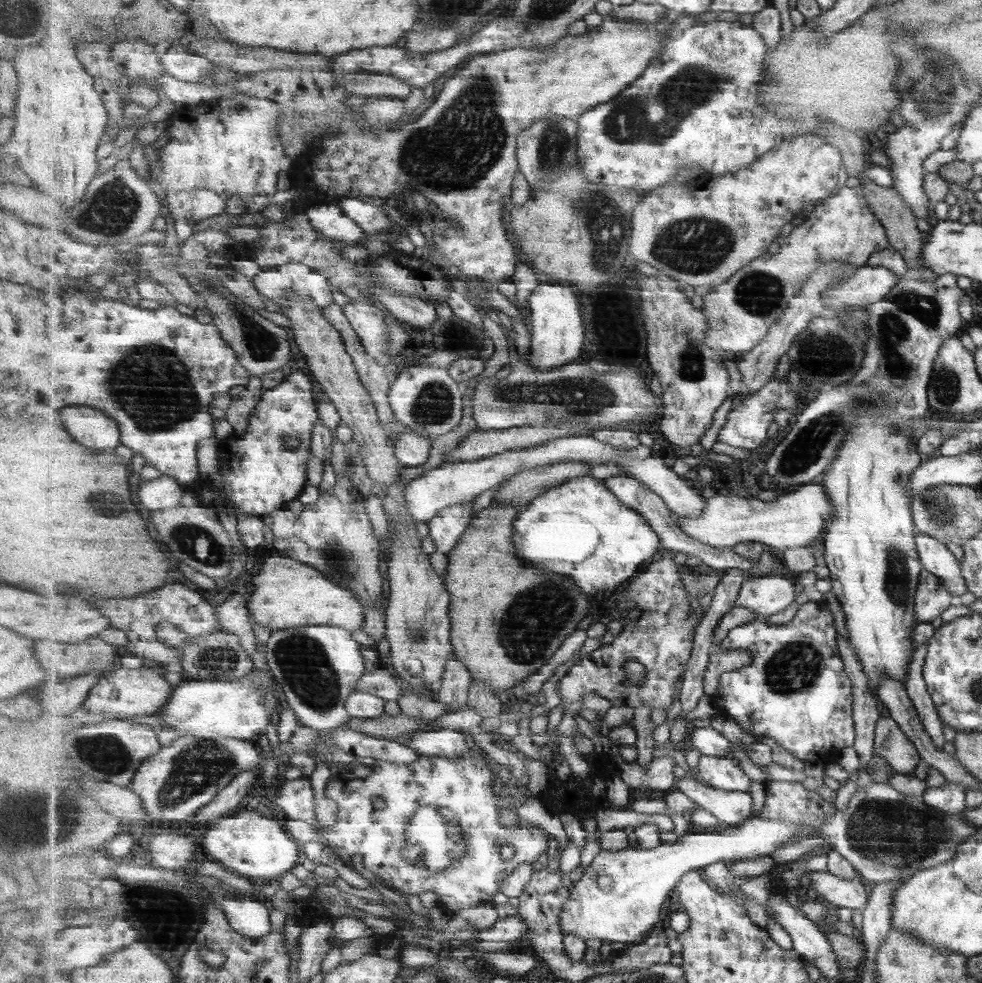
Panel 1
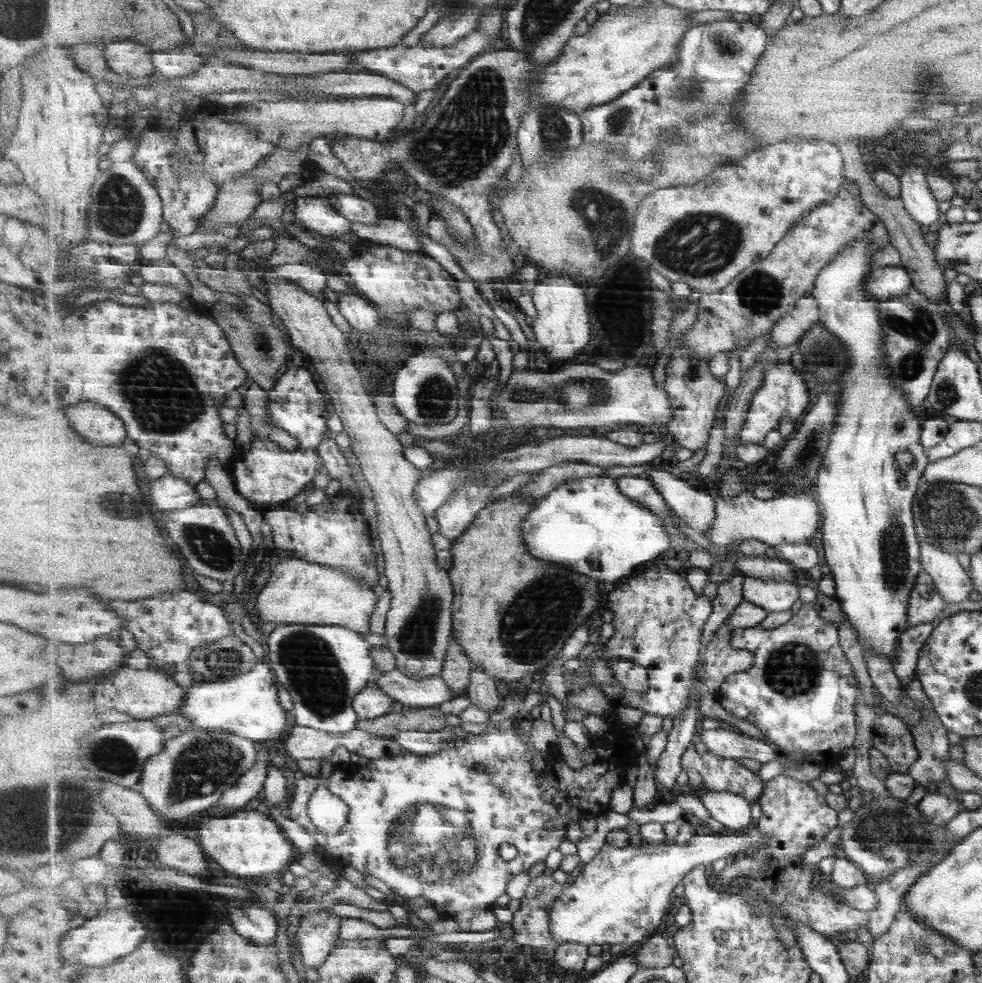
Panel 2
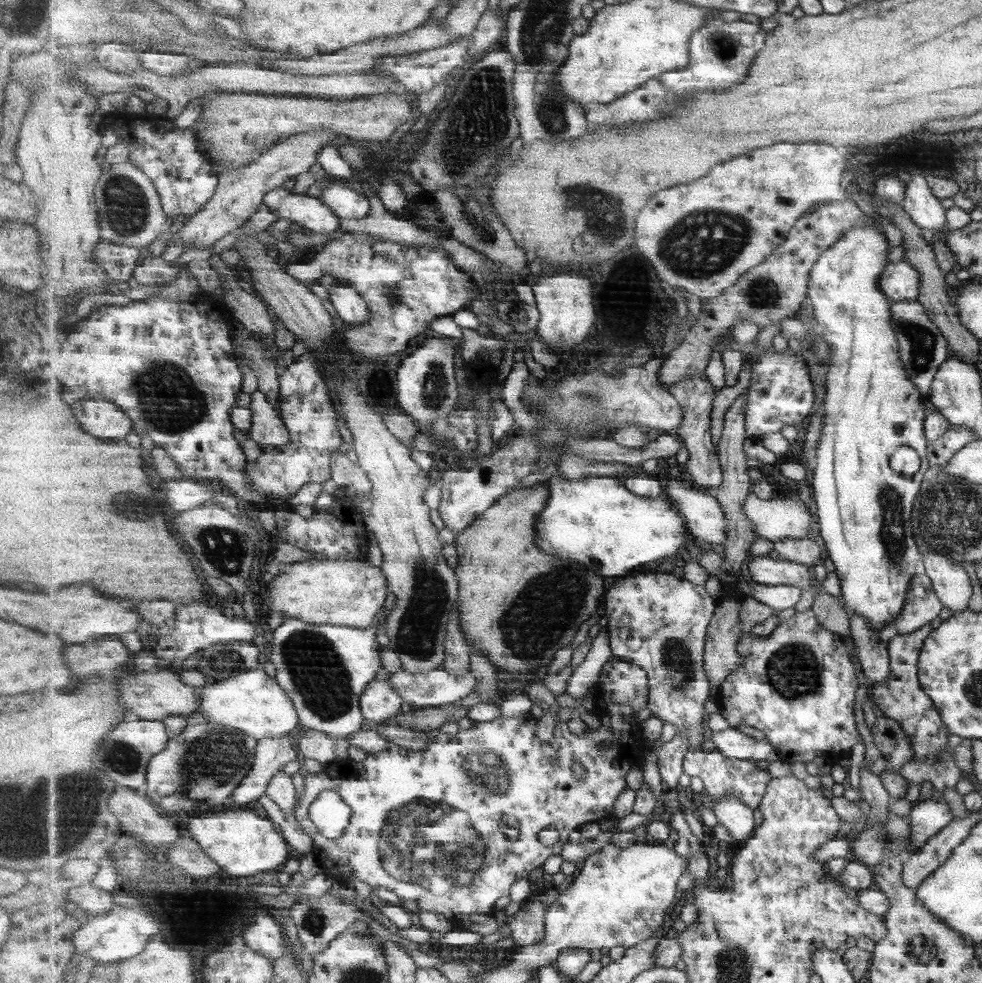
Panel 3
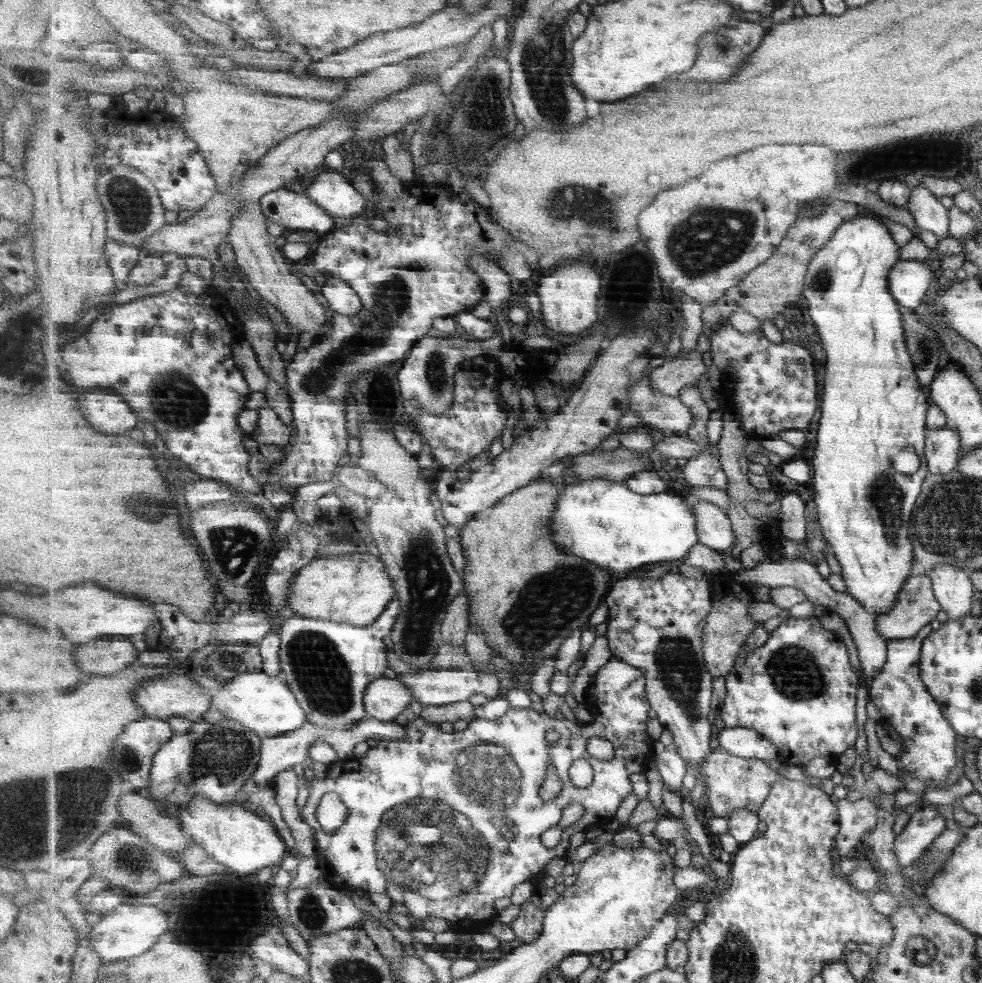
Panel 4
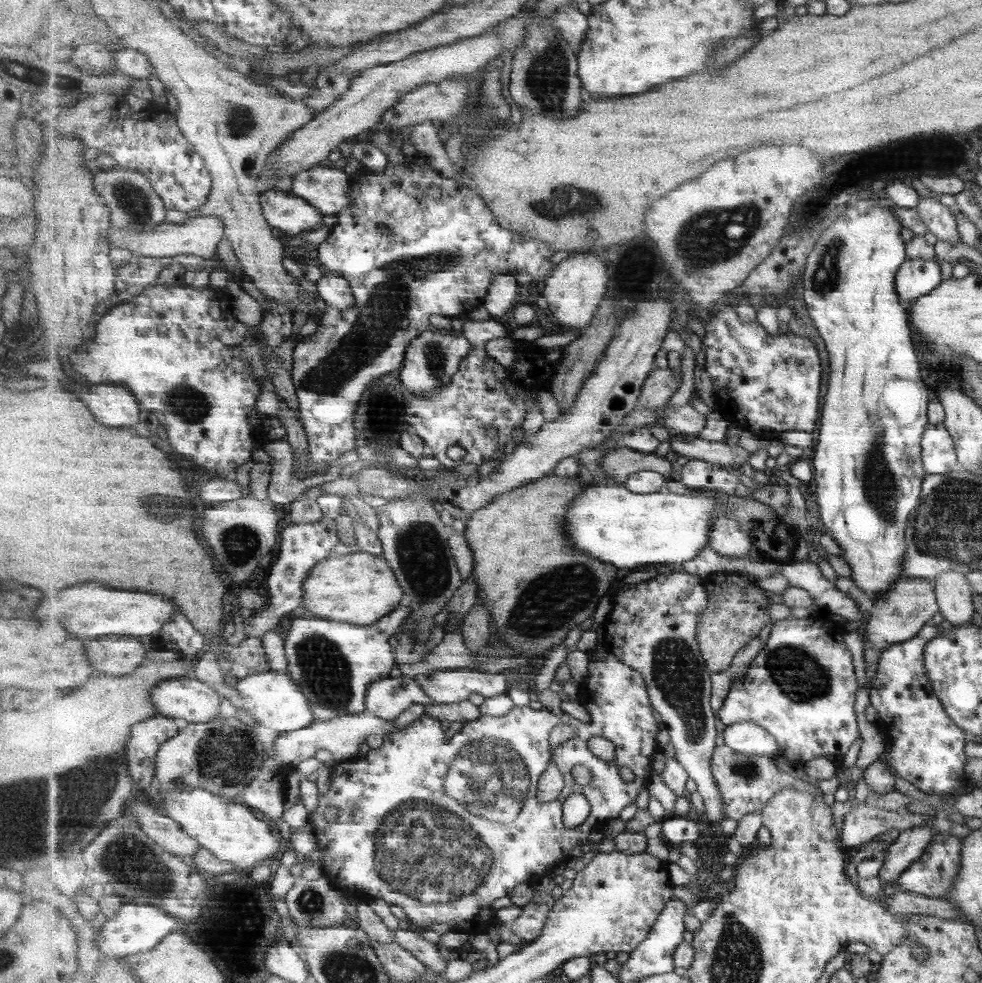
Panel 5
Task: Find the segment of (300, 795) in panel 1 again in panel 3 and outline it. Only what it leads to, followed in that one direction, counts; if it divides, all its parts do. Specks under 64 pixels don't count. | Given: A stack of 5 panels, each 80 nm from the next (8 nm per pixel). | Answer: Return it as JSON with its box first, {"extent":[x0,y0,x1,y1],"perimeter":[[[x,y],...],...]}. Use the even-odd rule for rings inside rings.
{"extent":[294,655,650,928],"perimeter":[[[617,655],[611,656],[609,662],[605,664],[602,670],[599,686],[597,687],[599,696],[603,698],[606,706],[598,713],[601,726],[595,730],[585,731],[581,735],[573,735],[567,729],[567,722],[558,721],[555,725],[554,737],[549,742],[539,741],[535,736],[535,726],[537,720],[529,711],[517,717],[499,717],[491,722],[473,722],[470,729],[459,729],[455,735],[446,734],[440,729],[426,732],[430,736],[430,744],[421,750],[409,750],[404,746],[399,746],[392,742],[390,750],[380,752],[379,754],[369,754],[364,761],[353,761],[347,759],[335,759],[333,766],[329,768],[329,772],[325,774],[310,774],[304,778],[304,794],[300,798],[296,806],[294,815],[298,824],[303,827],[307,834],[311,835],[314,840],[313,853],[319,857],[325,873],[333,880],[347,880],[349,874],[353,874],[356,879],[366,882],[374,888],[381,886],[393,891],[400,899],[415,900],[420,910],[428,910],[429,912],[439,912],[447,918],[455,928],[461,928],[462,922],[469,914],[481,913],[493,915],[497,910],[495,904],[499,898],[509,896],[511,886],[519,880],[530,876],[535,868],[542,868],[543,864],[549,860],[549,856],[553,854],[561,854],[563,846],[570,840],[570,834],[579,826],[587,824],[587,822],[596,822],[599,824],[603,819],[614,814],[614,804],[617,797],[627,788],[625,776],[629,774],[631,768],[640,768],[641,760],[646,754],[642,748],[640,724],[636,723],[636,712],[648,706],[648,696],[650,693],[650,678],[648,672],[635,663],[627,662],[620,659]],[[600,743],[604,743],[605,750],[600,749]],[[574,762],[580,762],[587,769],[587,778],[579,780],[573,776]],[[324,790],[334,790],[343,798],[347,809],[353,811],[350,825],[345,829],[344,835],[337,839],[328,839],[323,836],[317,825],[311,820],[309,811],[314,800]],[[545,828],[554,828],[559,832],[558,841],[554,845],[545,846],[539,840],[539,832]]]}

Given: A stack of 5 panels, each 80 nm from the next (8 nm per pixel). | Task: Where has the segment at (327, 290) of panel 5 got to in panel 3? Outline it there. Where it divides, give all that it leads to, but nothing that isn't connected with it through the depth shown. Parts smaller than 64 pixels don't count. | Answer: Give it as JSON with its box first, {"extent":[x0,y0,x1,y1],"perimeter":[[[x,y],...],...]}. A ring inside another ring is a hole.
{"extent":[328,283,370,324],"perimeter":[[[337,283],[328,290],[329,300],[335,305],[343,322],[365,324],[370,321],[369,305],[353,287]]]}

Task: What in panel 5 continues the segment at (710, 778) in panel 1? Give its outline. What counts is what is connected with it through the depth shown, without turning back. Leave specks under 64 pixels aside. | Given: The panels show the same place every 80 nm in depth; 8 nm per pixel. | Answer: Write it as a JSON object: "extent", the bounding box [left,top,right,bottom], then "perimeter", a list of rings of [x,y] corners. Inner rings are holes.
{"extent":[712,743,821,821],"perimeter":[[[726,743],[715,749],[712,756],[713,775],[722,796],[724,814],[729,820],[740,821],[746,814],[761,813],[771,797],[785,787],[796,787],[796,789],[807,791],[816,795],[821,791],[817,787],[801,780],[799,776],[793,778],[777,768],[775,757],[771,756],[747,756],[737,754]]]}

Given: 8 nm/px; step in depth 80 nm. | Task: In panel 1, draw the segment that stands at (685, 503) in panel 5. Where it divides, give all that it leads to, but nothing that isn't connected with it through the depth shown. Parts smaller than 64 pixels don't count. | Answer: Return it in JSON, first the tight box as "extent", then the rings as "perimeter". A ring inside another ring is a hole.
{"extent":[513,475,661,600],"perimeter":[[[583,475],[562,482],[555,489],[544,492],[531,502],[527,510],[523,510],[515,520],[513,534],[515,553],[519,559],[525,560],[529,567],[535,567],[557,575],[572,578],[583,594],[593,600],[607,596],[609,592],[620,593],[630,582],[641,574],[641,566],[647,564],[652,556],[661,550],[661,539],[653,531],[643,515],[623,505],[601,479]]]}

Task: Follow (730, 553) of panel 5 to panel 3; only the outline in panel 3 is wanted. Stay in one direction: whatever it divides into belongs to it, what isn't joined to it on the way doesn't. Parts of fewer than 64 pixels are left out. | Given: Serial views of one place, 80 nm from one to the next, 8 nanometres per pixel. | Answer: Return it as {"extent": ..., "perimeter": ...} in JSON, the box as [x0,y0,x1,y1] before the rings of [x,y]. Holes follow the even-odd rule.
{"extent":[667,480,727,542],"perimeter":[[[679,480],[667,482],[667,496],[687,519],[687,529],[699,542],[727,542],[727,520],[721,504],[713,496],[687,488]]]}

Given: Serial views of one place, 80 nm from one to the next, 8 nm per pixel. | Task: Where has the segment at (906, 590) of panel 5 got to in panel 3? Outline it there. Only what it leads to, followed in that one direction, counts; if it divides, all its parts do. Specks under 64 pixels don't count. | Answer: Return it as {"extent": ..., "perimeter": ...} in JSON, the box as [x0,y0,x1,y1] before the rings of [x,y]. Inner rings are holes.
{"extent":[889,574,942,635],"perimeter":[[[925,574],[914,576],[910,581],[902,612],[889,628],[895,630],[896,635],[911,634],[928,625],[939,614],[942,603],[934,593],[933,584]]]}

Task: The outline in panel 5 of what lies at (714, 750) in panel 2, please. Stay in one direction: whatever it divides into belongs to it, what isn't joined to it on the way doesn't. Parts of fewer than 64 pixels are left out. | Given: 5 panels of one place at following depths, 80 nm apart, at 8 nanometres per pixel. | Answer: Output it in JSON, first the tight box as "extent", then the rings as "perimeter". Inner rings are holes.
{"extent":[723,721,781,757],"perimeter":[[[743,721],[726,726],[723,737],[726,745],[737,754],[776,757],[781,753],[776,738],[765,727],[754,722]]]}

